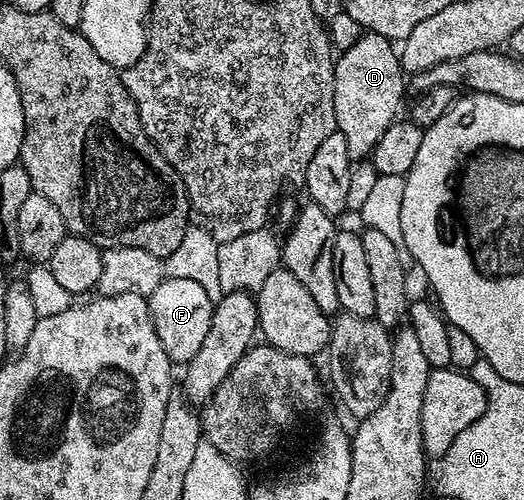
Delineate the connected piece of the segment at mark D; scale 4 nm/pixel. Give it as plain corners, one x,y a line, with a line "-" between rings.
364,32
351,47
335,57
335,128
345,135
345,147
349,147
351,158
370,158
377,139
381,139
381,135
385,135
385,131
400,116
403,85
405,89
405,72
400,65
400,54
386,37

